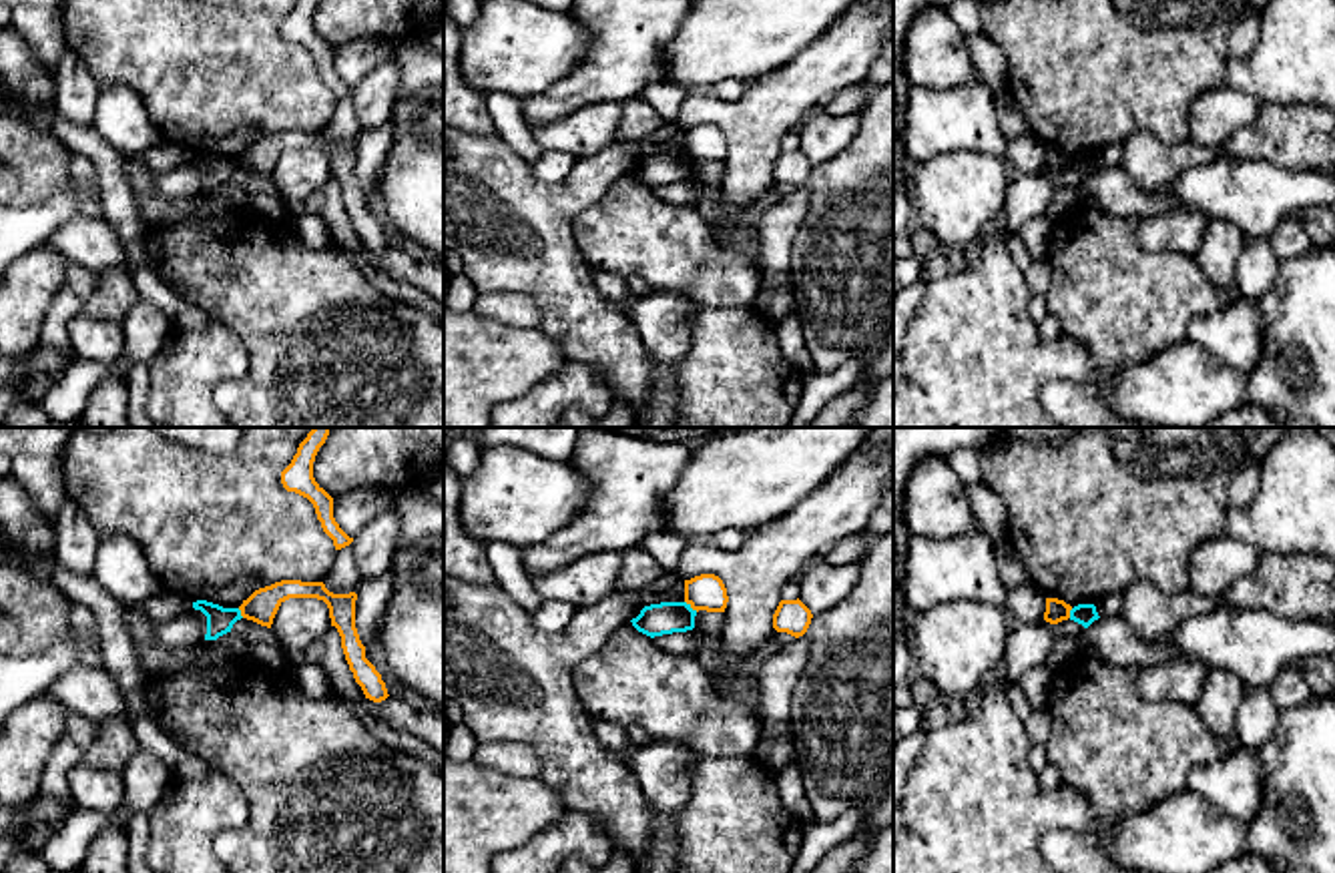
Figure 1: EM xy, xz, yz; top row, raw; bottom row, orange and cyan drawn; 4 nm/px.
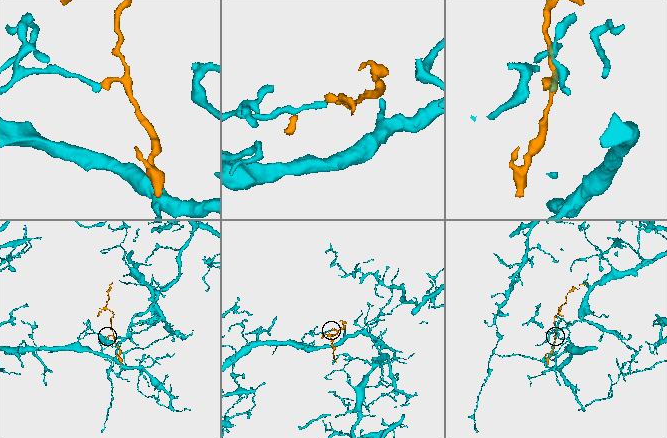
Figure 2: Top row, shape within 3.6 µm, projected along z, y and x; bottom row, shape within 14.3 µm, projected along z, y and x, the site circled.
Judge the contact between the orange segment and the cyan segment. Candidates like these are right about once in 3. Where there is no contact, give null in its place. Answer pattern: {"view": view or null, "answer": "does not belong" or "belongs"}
{"view": "xz", "answer": "does not belong"}

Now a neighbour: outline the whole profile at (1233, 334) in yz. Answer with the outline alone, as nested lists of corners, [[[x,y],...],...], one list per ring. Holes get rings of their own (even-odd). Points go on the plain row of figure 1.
[[[1241,299],[1237,305],[1192,319],[1186,339],[1225,365],[1251,373],[1261,357],[1263,315],[1257,301]]]

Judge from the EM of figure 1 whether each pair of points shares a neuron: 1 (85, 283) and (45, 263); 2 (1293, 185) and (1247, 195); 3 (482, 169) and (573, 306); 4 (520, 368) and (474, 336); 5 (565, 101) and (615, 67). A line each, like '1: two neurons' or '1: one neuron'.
1: two neurons
2: one neuron
3: one neuron
4: one neuron
5: one neuron

